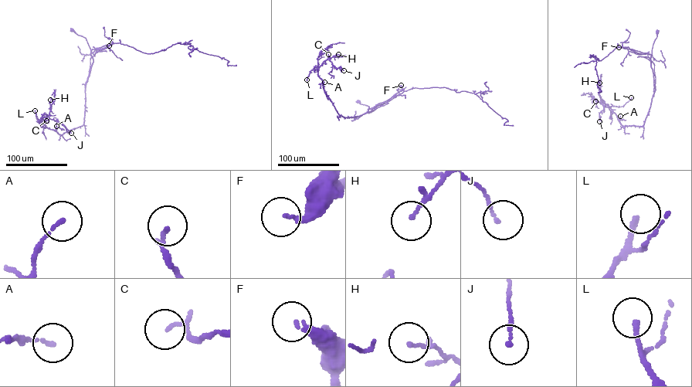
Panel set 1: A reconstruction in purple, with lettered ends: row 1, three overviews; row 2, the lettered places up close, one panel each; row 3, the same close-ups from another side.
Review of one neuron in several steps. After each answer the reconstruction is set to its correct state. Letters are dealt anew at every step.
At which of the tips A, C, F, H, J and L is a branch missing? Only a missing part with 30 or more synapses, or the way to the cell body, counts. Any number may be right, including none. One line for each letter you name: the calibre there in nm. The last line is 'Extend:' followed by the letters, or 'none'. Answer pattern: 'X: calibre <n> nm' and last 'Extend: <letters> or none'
F: calibre 180 nm
L: calibre 190 nm
Extend: F, L

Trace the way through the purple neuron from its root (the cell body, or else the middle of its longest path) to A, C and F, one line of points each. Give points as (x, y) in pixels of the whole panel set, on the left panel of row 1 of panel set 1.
A: (72, 30), (86, 39), (93, 60), (85, 87), (84, 122), (82, 126), (60, 134), (56, 132), (56, 126)
C: (72, 30), (86, 39), (93, 60), (84, 123), (60, 134), (46, 127), (46, 120)
F: (72, 30), (85, 37), (90, 51), (109, 45)

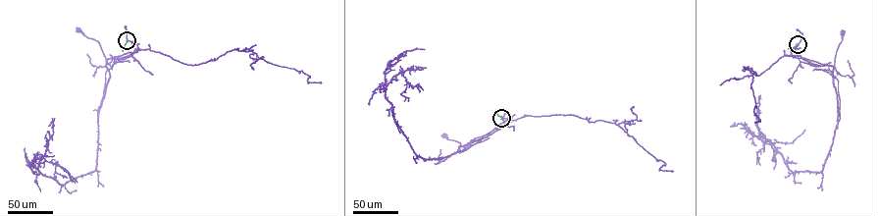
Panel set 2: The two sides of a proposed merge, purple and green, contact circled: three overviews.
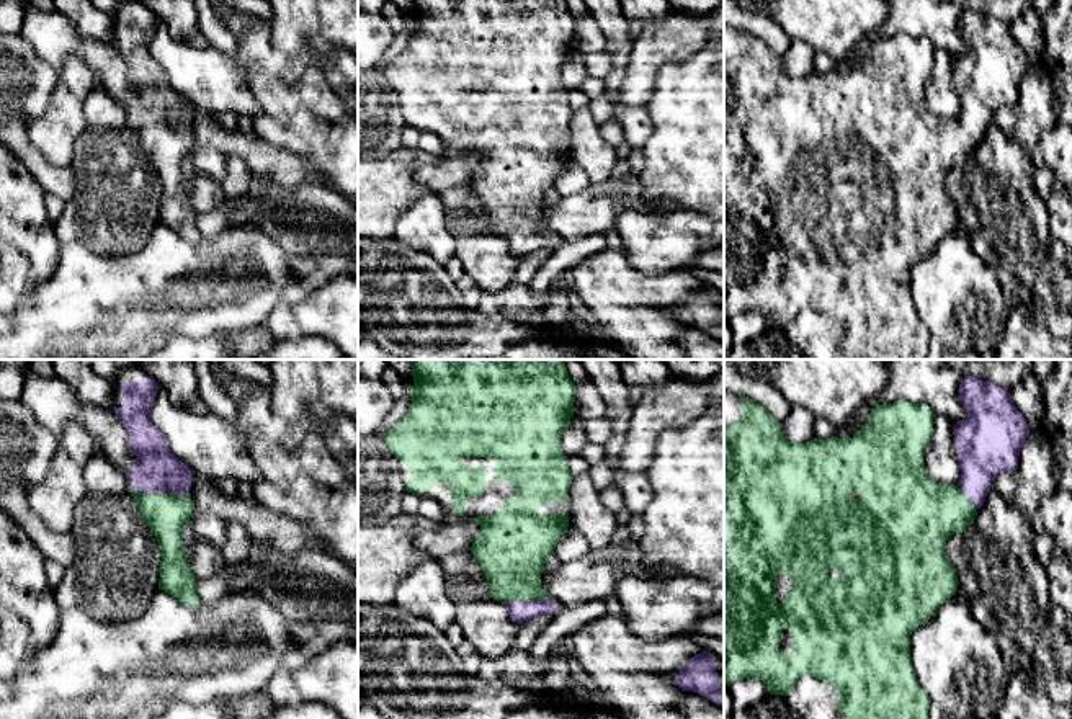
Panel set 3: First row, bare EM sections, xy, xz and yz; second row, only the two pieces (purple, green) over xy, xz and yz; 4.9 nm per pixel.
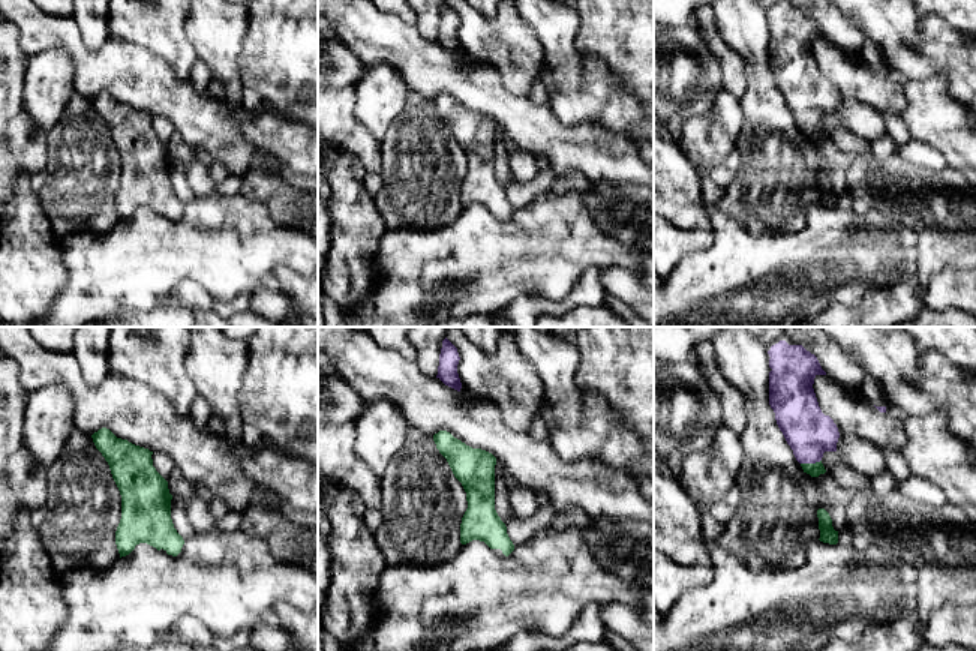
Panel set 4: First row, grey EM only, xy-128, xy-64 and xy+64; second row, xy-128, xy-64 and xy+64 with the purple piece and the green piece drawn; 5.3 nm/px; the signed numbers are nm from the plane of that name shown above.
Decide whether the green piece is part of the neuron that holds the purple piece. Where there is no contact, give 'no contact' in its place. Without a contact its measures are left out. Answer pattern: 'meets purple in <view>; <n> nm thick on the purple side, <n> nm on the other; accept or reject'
meets purple in xy; 220 nm thick on the purple side, 200 nm on the other; accept

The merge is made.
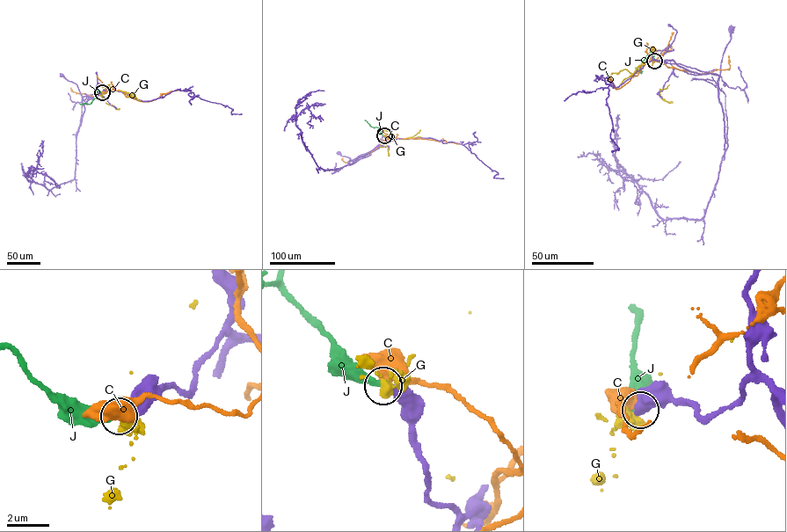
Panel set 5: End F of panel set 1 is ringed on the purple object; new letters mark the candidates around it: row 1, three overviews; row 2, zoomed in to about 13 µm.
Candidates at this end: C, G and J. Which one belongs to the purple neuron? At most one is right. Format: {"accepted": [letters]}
{"accepted": ["J"]}

